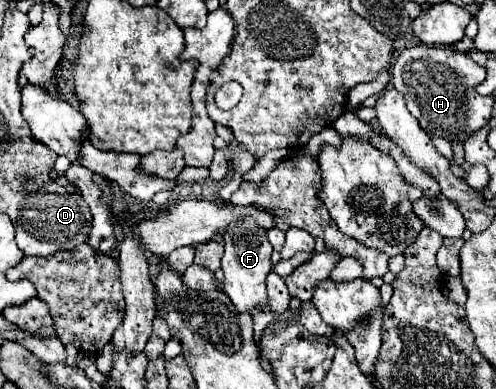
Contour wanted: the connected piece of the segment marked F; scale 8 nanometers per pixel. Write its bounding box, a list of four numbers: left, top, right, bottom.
[221,222,273,314]

